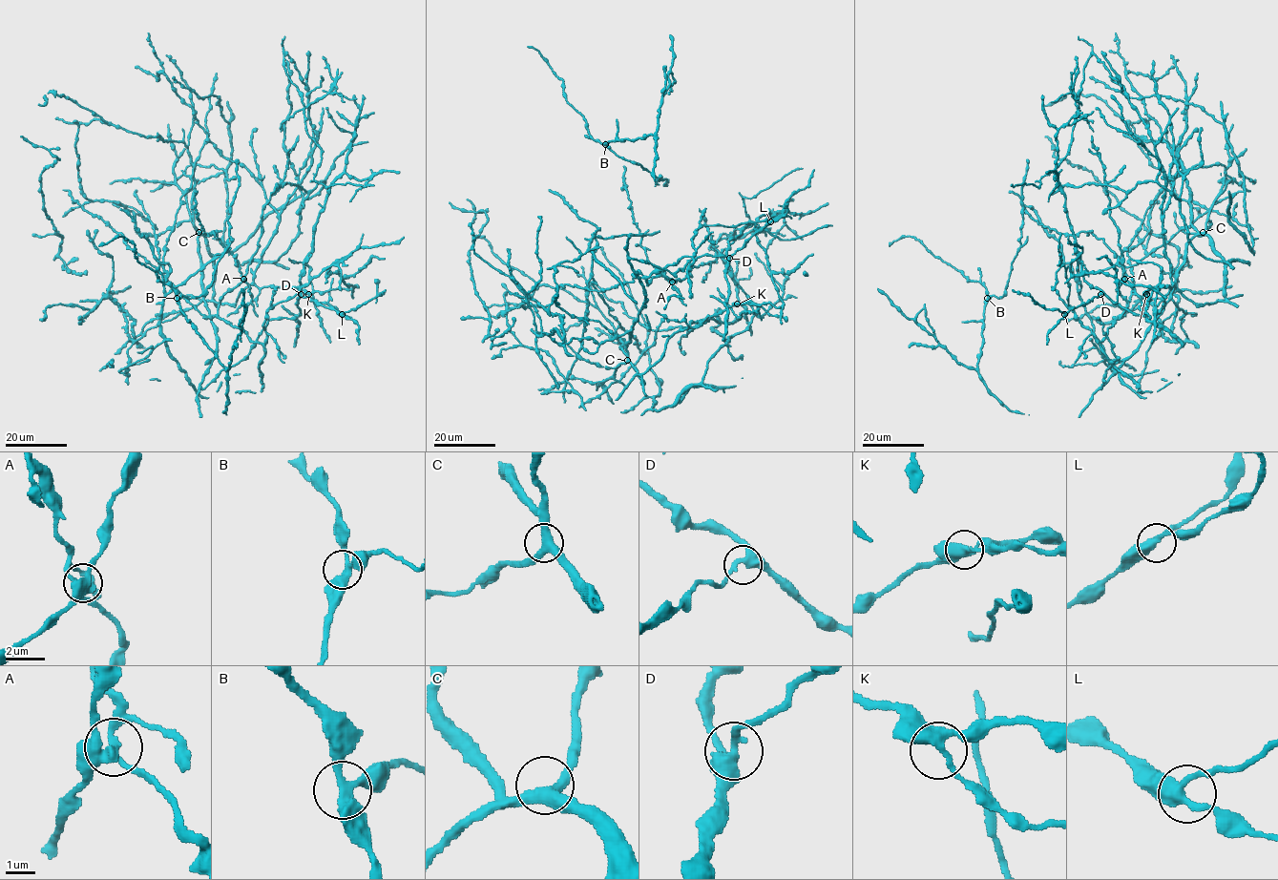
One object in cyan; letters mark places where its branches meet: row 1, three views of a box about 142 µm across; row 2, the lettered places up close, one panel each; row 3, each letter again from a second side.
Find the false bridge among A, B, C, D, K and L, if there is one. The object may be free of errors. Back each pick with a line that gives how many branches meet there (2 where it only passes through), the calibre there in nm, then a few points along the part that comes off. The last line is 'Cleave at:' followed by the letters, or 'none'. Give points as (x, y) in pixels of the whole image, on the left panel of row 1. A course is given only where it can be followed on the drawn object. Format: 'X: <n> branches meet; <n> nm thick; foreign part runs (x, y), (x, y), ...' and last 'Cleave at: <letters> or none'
A: 4 branches meet; 360 nm thick; foreign part runs (243, 278), (238, 261), (214, 231), (205, 234), (199, 224), (195, 192)
Cleave at: A

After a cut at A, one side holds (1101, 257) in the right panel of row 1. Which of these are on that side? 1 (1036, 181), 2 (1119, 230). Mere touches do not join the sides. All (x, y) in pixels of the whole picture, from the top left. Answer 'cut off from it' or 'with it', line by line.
1: with it
2: with it

